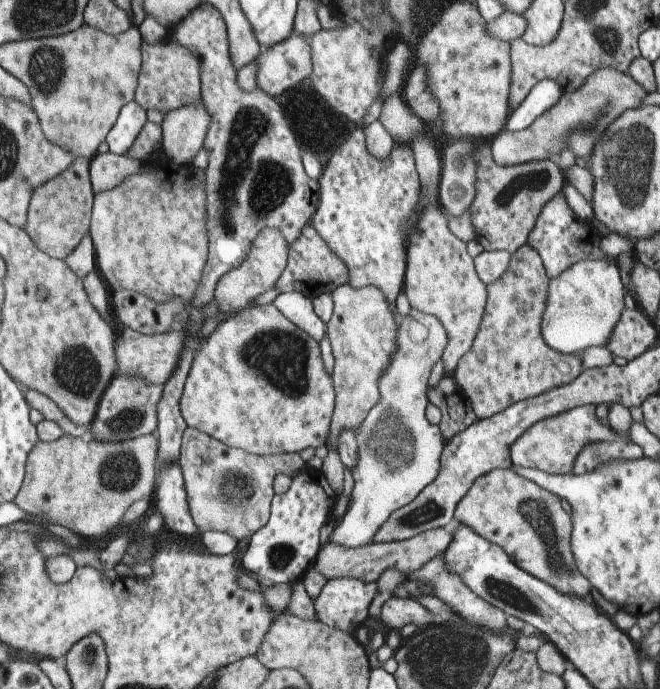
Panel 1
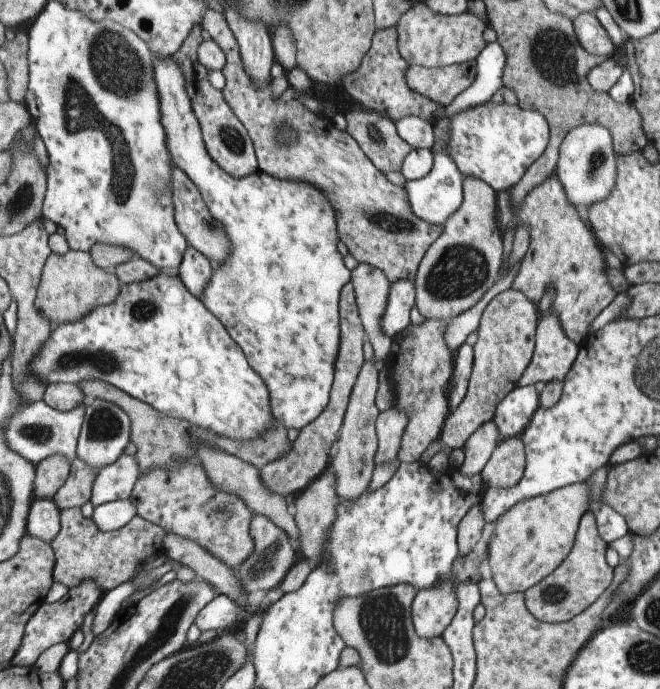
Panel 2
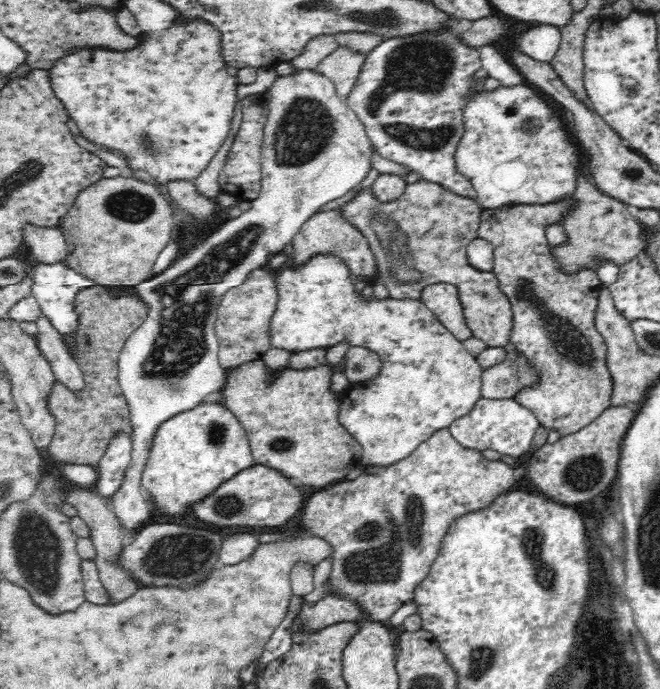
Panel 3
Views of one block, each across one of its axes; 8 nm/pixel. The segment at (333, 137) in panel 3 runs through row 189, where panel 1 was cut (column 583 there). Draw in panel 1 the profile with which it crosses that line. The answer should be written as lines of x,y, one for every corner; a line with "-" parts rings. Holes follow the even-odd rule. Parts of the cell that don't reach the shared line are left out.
585,260
567,268
557,278
549,280
547,302
541,318
543,342
565,354
581,358
591,346
607,348
611,332
625,310
625,286
619,278
619,268
607,260

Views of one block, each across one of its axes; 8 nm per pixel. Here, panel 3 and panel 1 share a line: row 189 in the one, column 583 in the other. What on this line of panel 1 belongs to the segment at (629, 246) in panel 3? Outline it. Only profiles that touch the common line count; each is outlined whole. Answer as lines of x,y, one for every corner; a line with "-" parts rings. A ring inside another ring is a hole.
497,468
475,480
465,498
455,506
453,518
461,526
469,526
487,542
499,546
511,562
527,574
547,582
555,590
579,598
589,598
591,584
577,570
569,538
571,516
561,508
561,498
517,474
511,468

